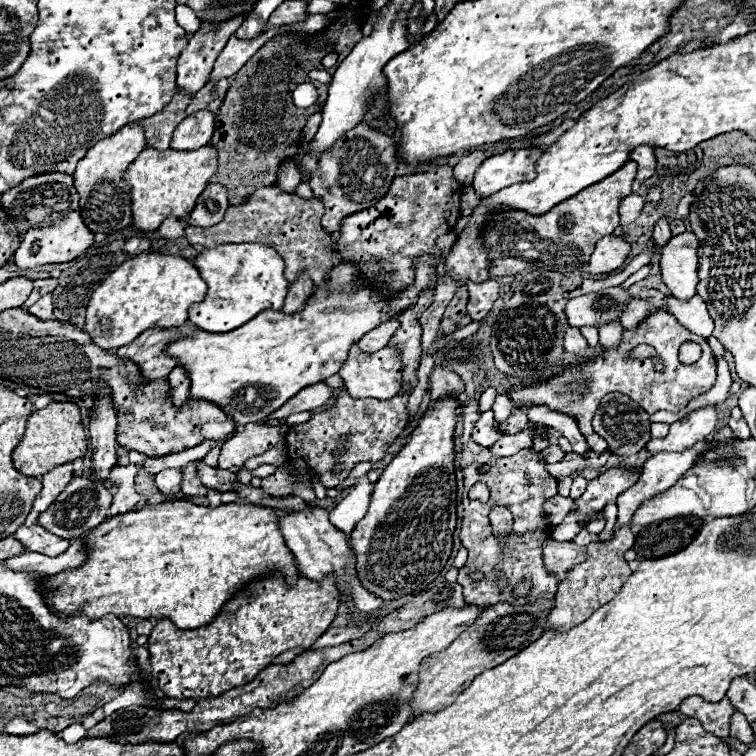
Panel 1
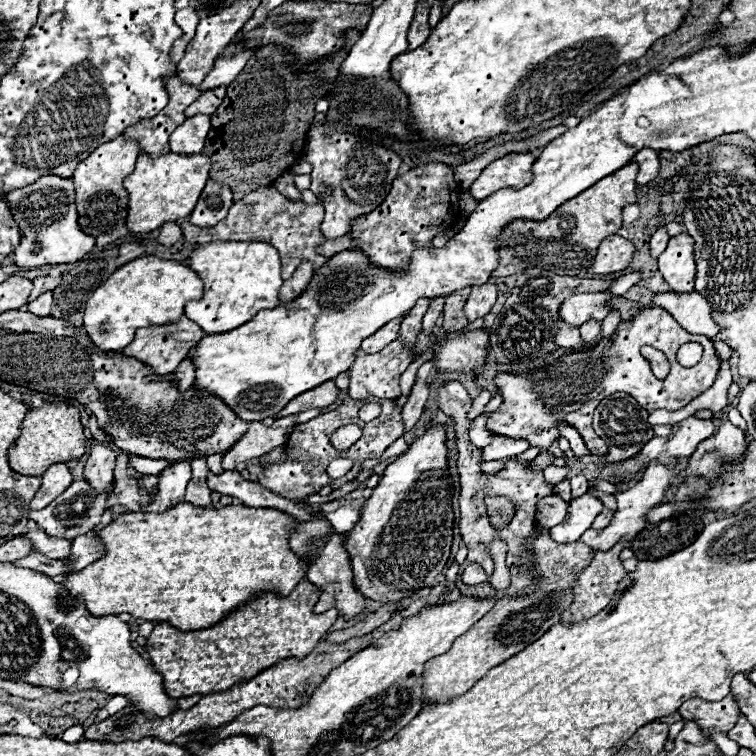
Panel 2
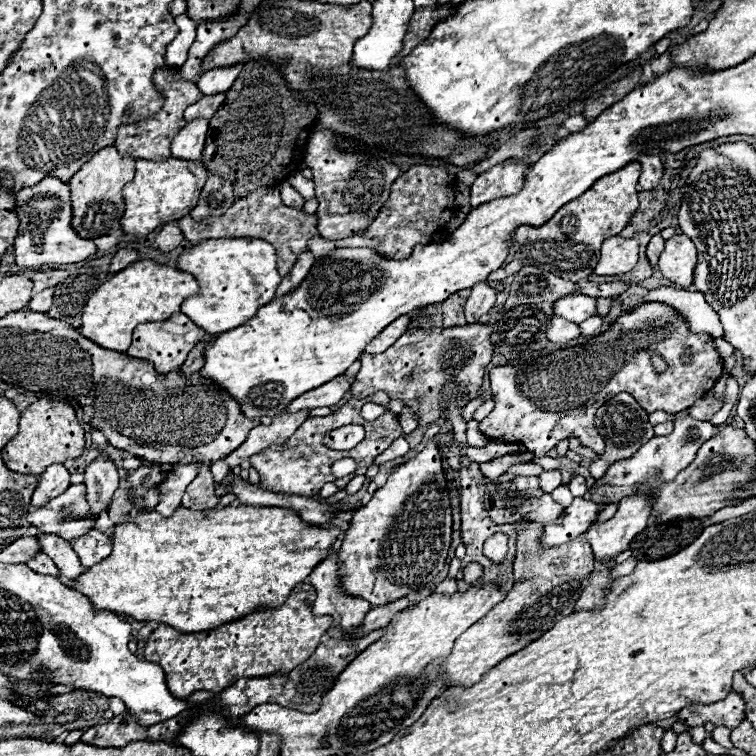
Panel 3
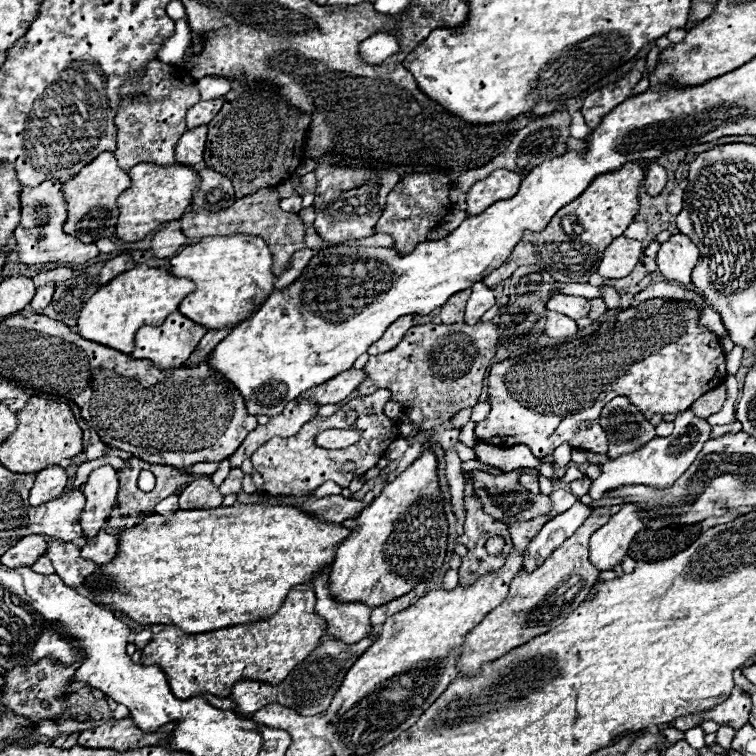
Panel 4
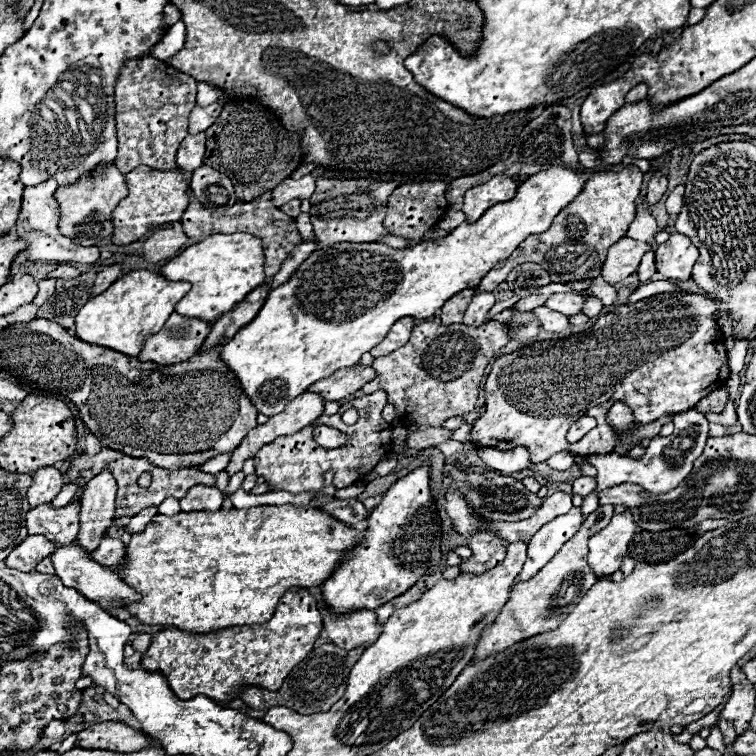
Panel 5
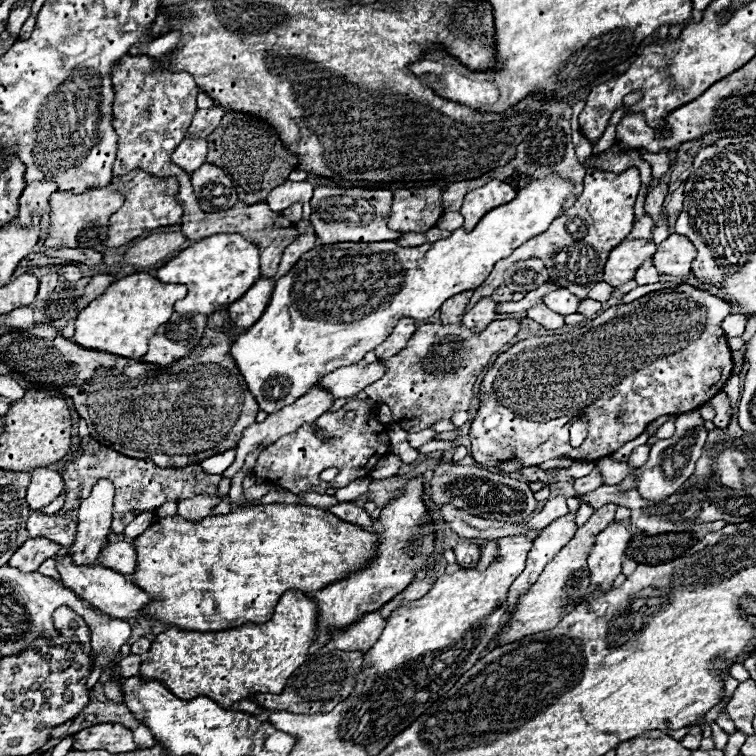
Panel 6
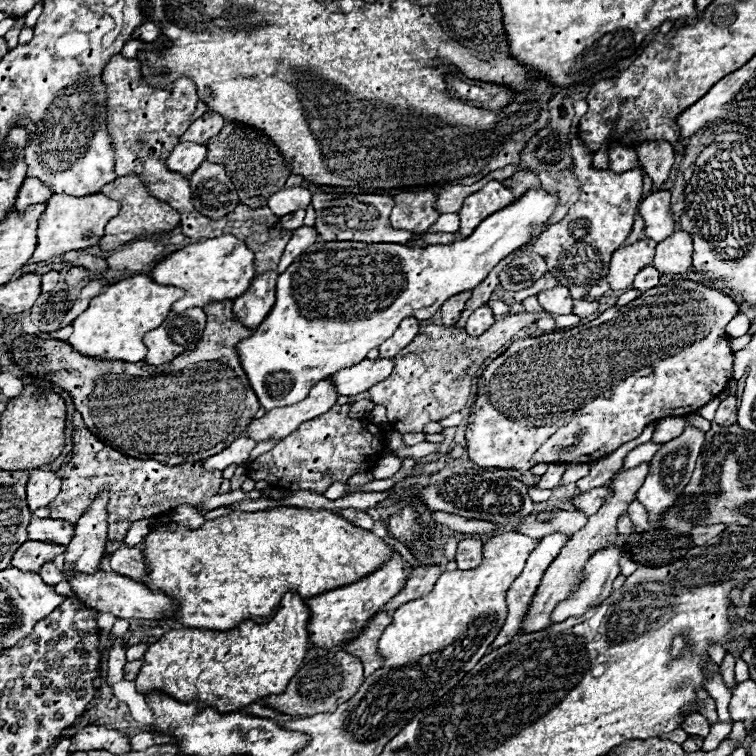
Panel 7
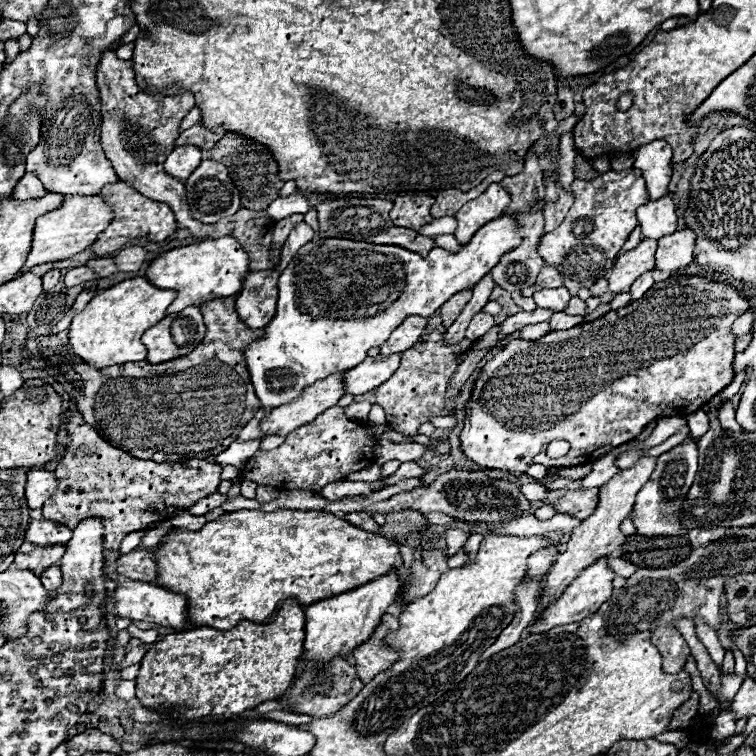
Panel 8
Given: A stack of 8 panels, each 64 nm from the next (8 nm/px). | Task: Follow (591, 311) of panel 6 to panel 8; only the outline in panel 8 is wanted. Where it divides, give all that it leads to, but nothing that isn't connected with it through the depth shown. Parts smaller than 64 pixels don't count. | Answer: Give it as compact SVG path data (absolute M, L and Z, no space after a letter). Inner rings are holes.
M574 296L574 298L570 300L570 304L568 304L568 314L570 314L570 316L586 316L586 314L588 314L588 308L586 308L584 300L580 300L578 296Z

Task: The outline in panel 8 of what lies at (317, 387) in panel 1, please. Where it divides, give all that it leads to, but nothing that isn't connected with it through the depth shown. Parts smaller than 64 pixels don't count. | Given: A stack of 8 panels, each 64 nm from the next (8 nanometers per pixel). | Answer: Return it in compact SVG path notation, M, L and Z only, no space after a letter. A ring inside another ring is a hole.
M400 354L396 356L378 356L378 358L366 358L362 364L346 370L342 376L344 380L344 392L348 394L366 394L378 388L384 380L396 372L400 364Z

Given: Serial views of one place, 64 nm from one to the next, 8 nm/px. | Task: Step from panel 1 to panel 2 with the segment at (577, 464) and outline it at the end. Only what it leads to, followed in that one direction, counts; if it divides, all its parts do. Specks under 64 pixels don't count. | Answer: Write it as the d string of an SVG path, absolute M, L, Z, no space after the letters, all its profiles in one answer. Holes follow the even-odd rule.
M550 464L550 466L544 468L544 478L550 484L558 484L558 482L562 482L566 478L568 472L570 472L570 466L568 464L566 466L554 466L554 464Z

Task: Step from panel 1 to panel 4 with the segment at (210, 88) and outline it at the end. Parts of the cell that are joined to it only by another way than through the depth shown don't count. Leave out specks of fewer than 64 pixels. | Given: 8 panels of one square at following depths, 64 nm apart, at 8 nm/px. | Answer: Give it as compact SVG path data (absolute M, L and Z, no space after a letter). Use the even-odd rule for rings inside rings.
M214 98L214 100L200 100L186 112L186 124L188 128L194 128L194 124L208 124L216 112L222 108L224 98Z

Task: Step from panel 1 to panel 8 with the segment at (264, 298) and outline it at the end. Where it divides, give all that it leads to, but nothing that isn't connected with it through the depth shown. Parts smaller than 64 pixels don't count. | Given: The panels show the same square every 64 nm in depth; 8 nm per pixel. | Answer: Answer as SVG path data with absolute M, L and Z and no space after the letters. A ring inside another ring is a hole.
M222 236L216 240L204 240L198 244L164 252L150 264L146 278L158 288L172 288L178 292L178 300L174 300L168 306L168 314L172 314L188 306L200 306L216 298L236 296L242 290L248 272L250 272L250 258L240 246L240 242L234 236Z

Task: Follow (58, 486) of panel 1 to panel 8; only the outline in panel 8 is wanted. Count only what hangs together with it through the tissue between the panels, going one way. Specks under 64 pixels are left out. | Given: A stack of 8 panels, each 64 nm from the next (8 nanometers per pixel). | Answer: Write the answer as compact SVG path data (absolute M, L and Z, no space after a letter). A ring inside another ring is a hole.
M44 468L28 470L28 482L26 482L26 500L30 508L42 508L44 502L58 490L58 482L54 472L48 472Z

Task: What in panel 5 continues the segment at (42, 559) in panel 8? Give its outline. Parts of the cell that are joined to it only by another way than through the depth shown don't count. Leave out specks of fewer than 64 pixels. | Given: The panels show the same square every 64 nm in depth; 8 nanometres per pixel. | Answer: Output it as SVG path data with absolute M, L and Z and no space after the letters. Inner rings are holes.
M42 534L36 536L28 536L24 542L20 542L4 560L4 564L8 568L16 568L16 570L24 570L30 572L36 568L36 564L44 558L50 556L54 548L54 542L50 542L48 538L44 538Z

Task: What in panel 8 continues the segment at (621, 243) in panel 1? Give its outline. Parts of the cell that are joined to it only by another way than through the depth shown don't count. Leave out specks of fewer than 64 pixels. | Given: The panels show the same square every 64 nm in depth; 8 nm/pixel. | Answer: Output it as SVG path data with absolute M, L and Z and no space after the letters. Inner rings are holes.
M642 240L634 250L620 254L614 260L614 268L608 278L610 290L620 294L628 290L640 274L654 270L654 252L656 252L656 240Z

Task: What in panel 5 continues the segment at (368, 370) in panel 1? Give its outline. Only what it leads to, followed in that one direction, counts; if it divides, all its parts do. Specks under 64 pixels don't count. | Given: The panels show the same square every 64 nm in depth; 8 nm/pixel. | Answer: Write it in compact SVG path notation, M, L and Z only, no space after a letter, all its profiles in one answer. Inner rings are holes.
M490 320L478 328L466 324L434 324L422 322L412 328L410 340L388 356L374 358L376 378L362 392L388 392L388 402L396 406L398 418L410 432L440 426L452 416L472 412L478 400L480 382L492 356L508 344L508 328L502 322Z

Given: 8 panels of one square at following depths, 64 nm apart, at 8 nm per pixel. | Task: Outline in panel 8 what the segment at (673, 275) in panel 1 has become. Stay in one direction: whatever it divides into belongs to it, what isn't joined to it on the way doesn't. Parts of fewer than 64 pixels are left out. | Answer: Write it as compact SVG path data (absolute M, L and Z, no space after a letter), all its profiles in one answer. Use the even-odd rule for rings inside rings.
M688 228L660 238L656 248L656 268L662 272L676 272L686 268L694 260L694 244L696 236Z

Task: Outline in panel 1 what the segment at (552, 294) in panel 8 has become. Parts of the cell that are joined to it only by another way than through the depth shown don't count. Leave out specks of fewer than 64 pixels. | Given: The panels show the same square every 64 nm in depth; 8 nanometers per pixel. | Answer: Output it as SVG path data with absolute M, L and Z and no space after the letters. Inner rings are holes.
M620 286L604 288L600 292L572 298L566 304L566 316L568 316L570 326L600 328L612 320L620 320L622 310L630 304L632 298L634 296L628 294L628 290Z

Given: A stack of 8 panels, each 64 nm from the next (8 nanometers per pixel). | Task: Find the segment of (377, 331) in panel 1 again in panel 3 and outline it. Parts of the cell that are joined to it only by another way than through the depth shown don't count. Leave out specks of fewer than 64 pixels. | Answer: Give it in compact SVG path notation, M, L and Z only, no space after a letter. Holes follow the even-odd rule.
M404 314L404 316L396 318L392 324L388 324L374 340L370 340L370 342L366 344L366 352L368 352L368 354L380 354L380 352L384 352L386 348L390 348L390 346L406 332L408 320L410 320L410 316Z

